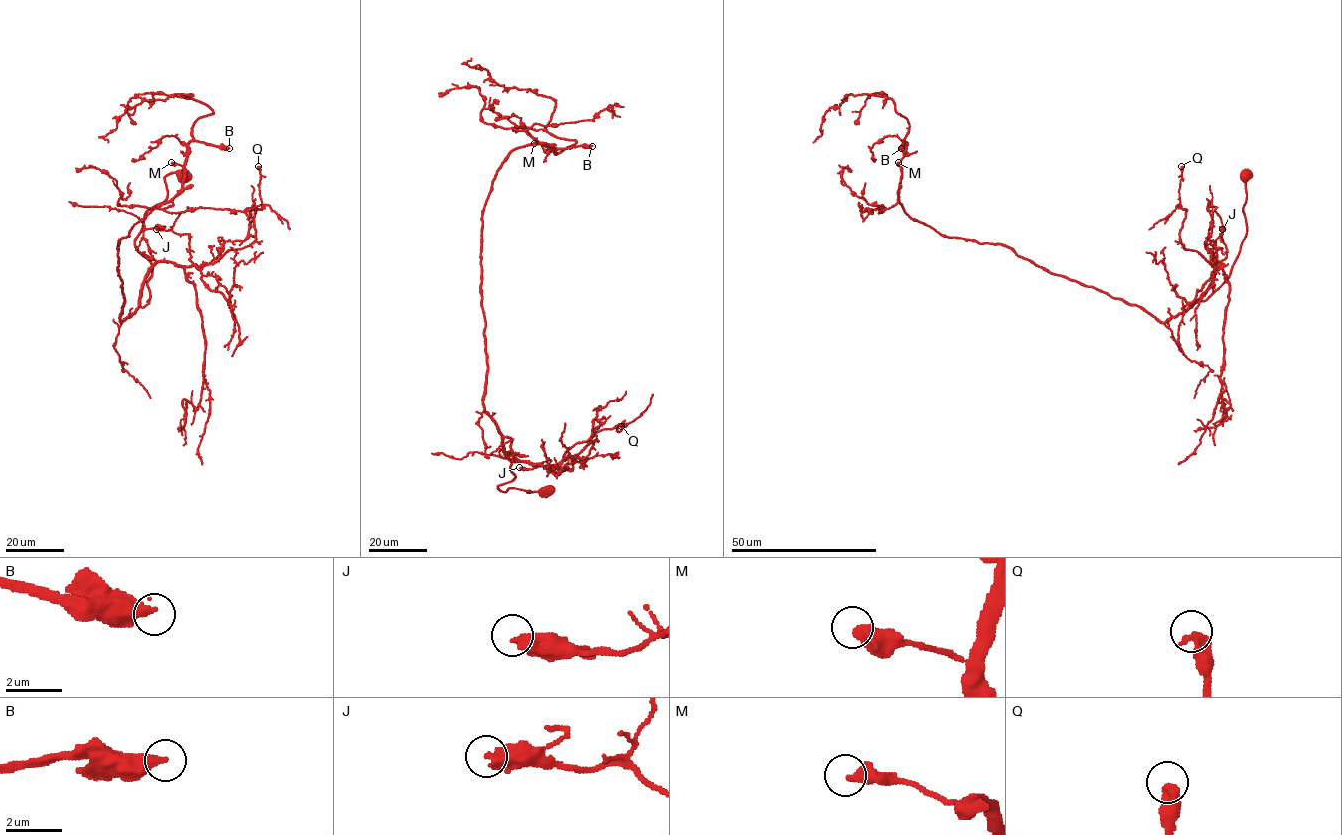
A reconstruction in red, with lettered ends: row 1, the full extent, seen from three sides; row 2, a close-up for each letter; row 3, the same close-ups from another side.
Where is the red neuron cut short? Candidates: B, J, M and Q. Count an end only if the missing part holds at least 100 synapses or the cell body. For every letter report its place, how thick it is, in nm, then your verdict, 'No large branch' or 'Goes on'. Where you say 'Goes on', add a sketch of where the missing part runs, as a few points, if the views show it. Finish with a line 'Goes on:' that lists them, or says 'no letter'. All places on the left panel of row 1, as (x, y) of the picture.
B: Place: (229, 148). Thickness 460 nm. Goes on. Course of what is missing: (229, 148), (257, 150), (258, 164), (267, 169), (269, 185), (261, 203), (246, 207), (242, 203), (244, 196)
J: Place: (156, 229). Thickness 480 nm. No large branch
M: Place: (171, 162). Thickness 480 nm. No large branch
Q: Place: (258, 166). Thickness 440 nm. No large branch
Goes on: B

